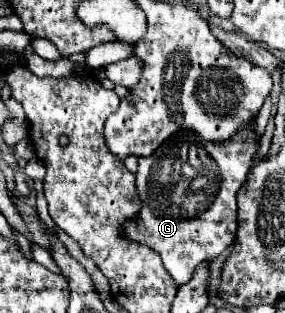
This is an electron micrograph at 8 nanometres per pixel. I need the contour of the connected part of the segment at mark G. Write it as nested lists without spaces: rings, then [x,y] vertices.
[[[253,124],[243,128],[233,140],[225,144],[209,144],[201,138],[169,138],[153,156],[139,158],[137,170],[137,192],[141,200],[141,210],[135,218],[123,222],[121,234],[125,240],[141,242],[153,248],[161,260],[169,276],[175,280],[177,286],[183,286],[191,280],[195,268],[203,262],[213,262],[221,256],[235,240],[237,230],[237,190],[247,178],[247,172],[253,164],[253,156],[257,152],[257,142],[253,138]]]

